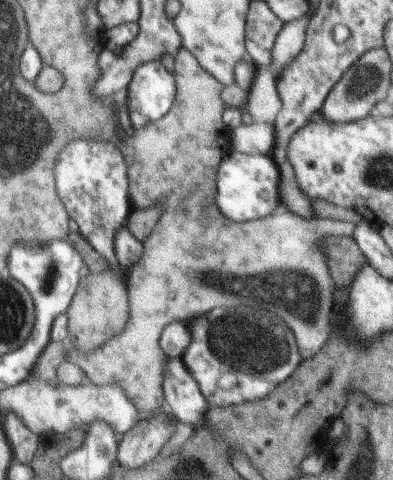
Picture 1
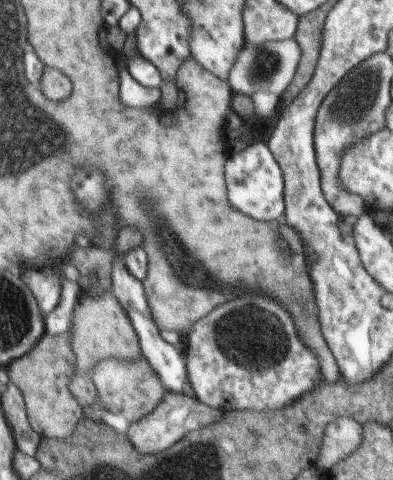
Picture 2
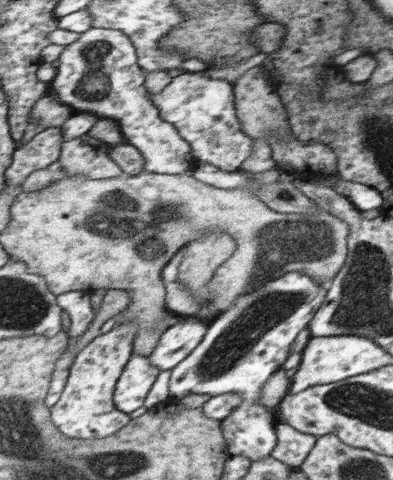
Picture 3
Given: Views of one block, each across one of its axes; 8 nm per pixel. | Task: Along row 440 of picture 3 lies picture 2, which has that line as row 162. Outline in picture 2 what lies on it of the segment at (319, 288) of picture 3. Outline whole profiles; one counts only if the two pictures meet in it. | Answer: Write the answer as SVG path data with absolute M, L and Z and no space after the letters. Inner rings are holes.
M251 142L243 152L229 154L225 162L225 198L245 216L253 218L255 222L271 222L277 224L285 214L285 184L283 172L277 166L269 146L263 142Z

